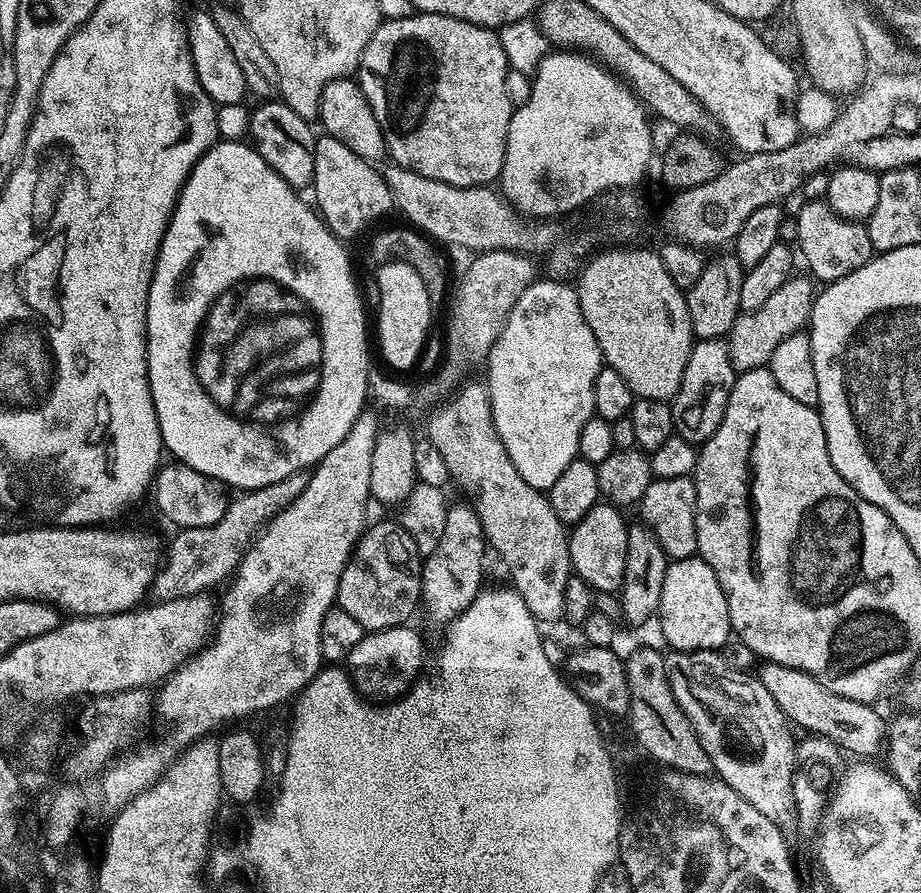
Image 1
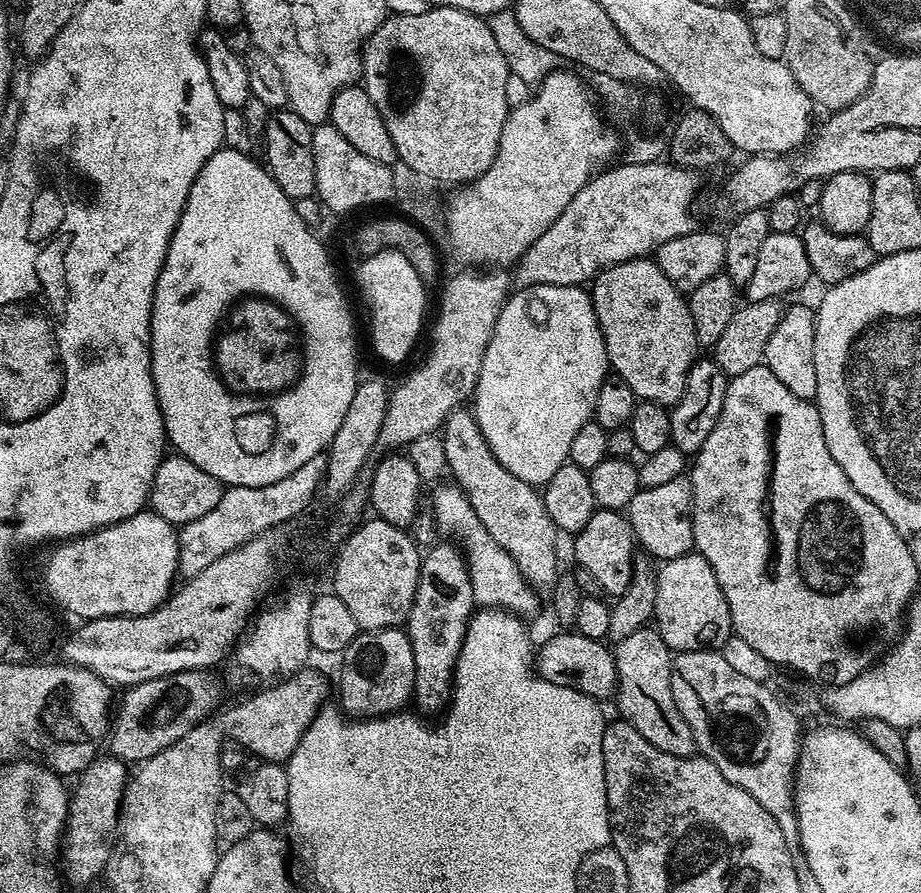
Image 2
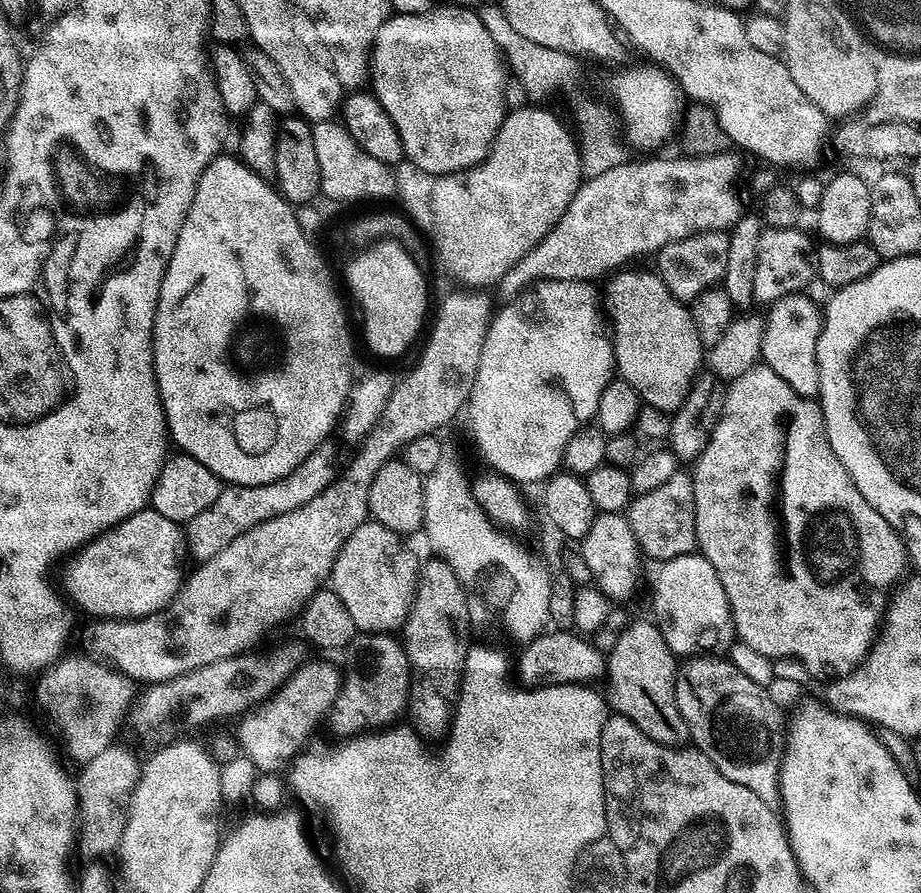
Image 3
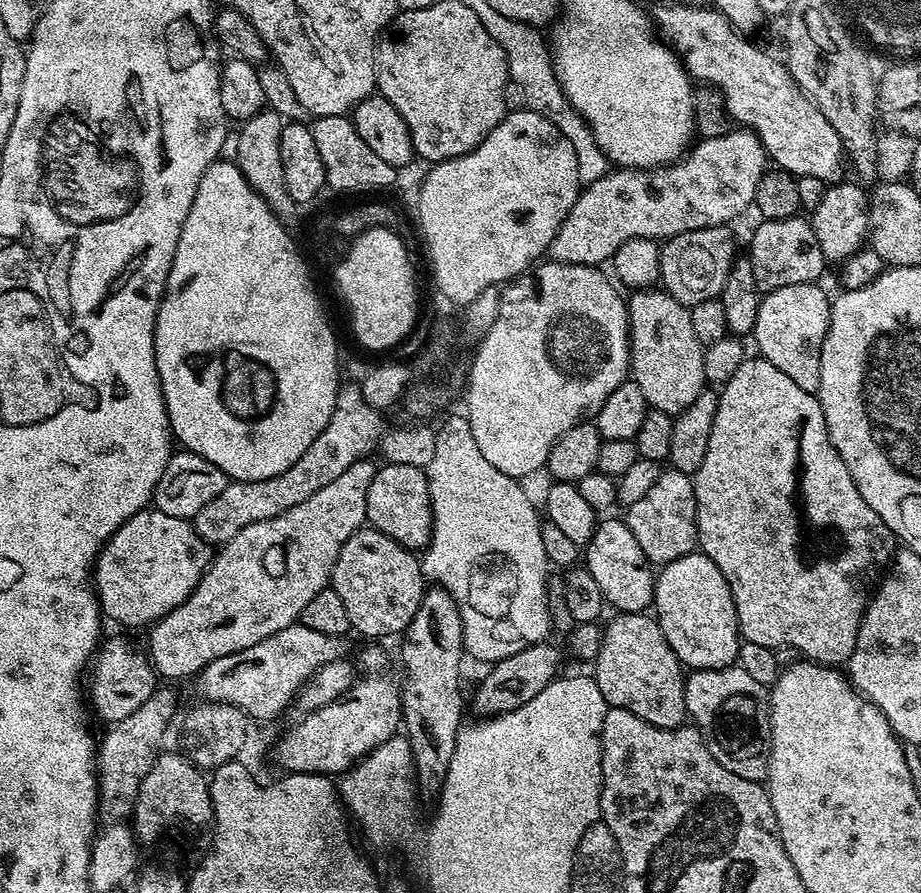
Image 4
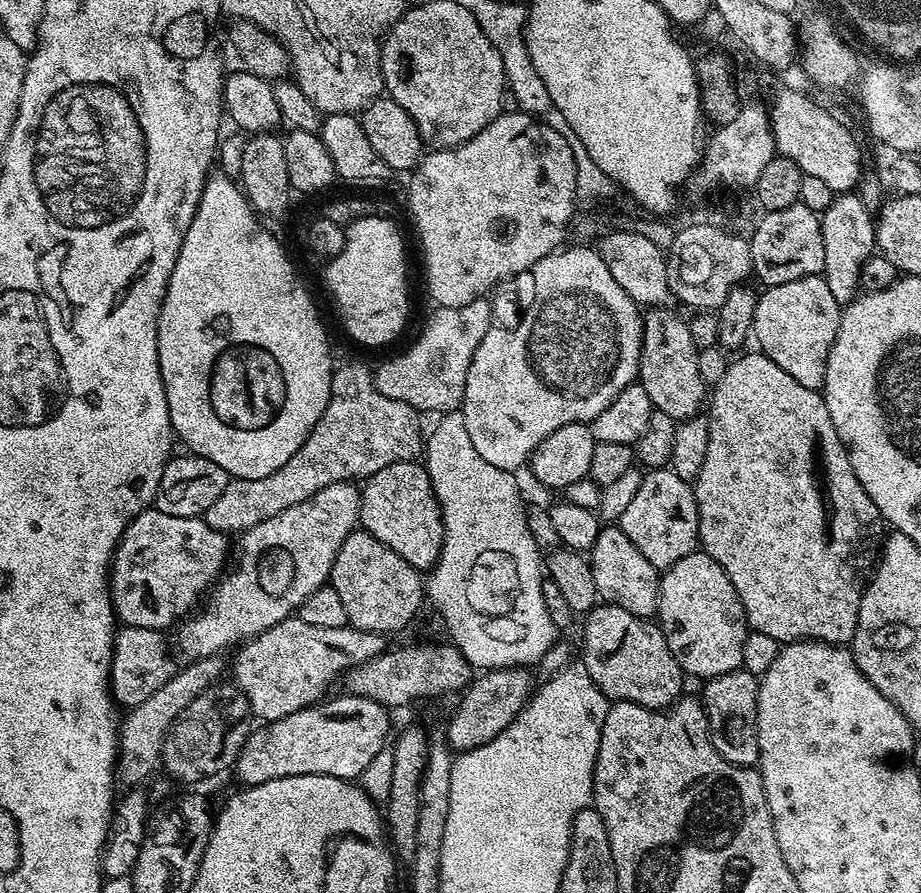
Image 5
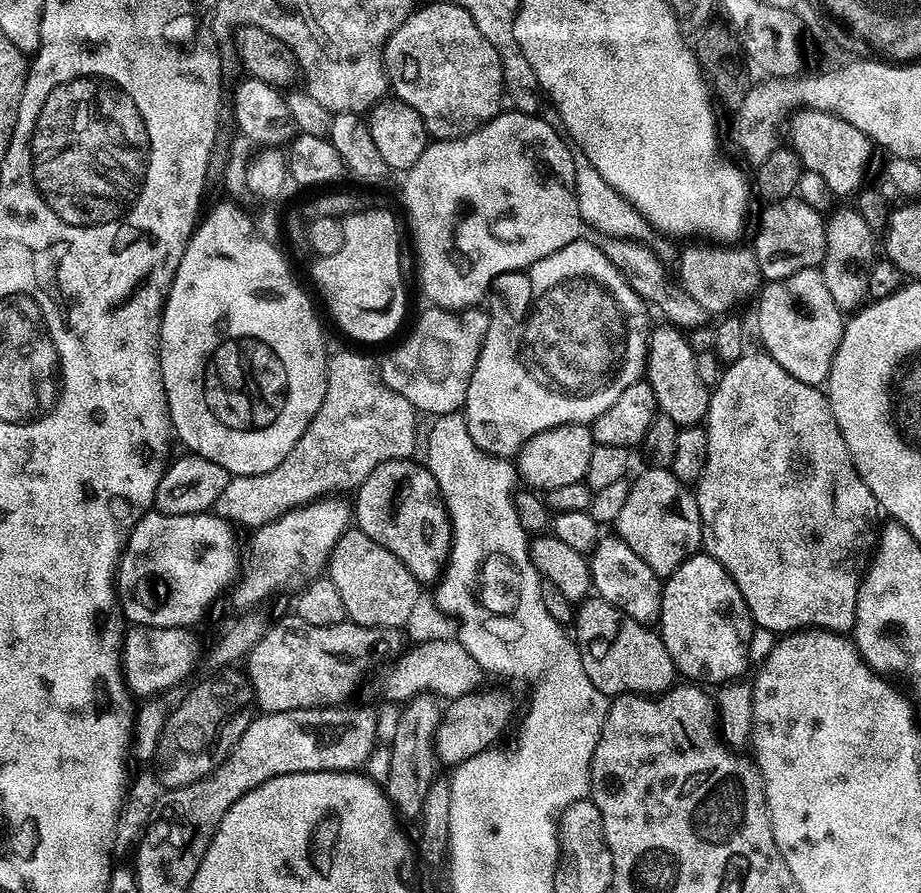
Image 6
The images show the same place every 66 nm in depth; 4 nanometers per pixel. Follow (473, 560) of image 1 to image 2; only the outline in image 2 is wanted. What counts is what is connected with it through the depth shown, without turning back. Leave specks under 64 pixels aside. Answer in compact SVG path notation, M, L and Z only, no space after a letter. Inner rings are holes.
M433 543L423 553L420 573L418 574L418 590L414 594L412 609L406 621L408 641L414 650L414 670L416 671L412 695L414 704L417 704L415 707L421 713L443 713L447 709L452 699L452 681L456 671L456 663L464 645L464 636L468 633L468 622L474 615L472 587L470 586L470 574L468 573L468 561L465 553L455 543L452 543L453 545L440 543Z

